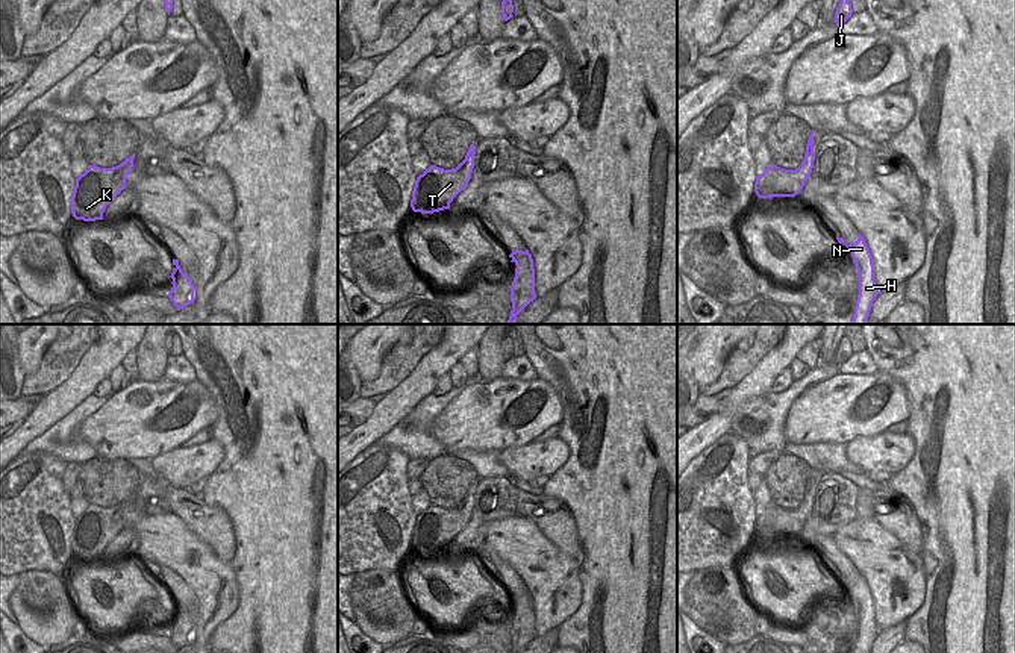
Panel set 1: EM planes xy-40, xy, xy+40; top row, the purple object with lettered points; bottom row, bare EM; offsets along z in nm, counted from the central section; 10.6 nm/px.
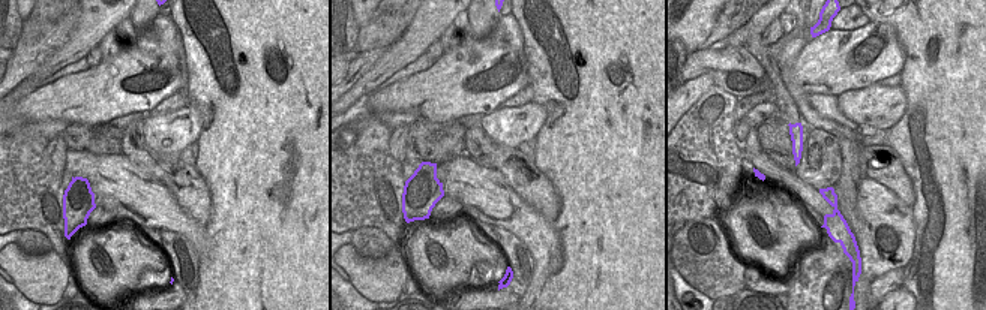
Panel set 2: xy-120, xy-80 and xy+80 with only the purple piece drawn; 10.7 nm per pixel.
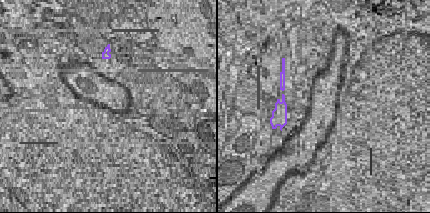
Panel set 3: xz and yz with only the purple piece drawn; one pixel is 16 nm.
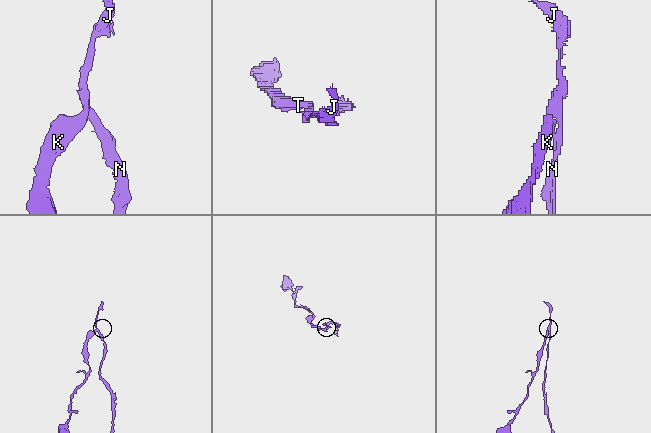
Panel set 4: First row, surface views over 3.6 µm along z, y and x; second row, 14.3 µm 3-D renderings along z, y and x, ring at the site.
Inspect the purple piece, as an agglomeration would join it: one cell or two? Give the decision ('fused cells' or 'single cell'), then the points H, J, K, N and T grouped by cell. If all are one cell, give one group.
fused cells; H J N / K T

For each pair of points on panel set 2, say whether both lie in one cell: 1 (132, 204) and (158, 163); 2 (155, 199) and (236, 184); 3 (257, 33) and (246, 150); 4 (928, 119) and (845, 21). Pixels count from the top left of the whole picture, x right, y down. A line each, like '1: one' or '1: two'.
1: two
2: two
3: one
4: two

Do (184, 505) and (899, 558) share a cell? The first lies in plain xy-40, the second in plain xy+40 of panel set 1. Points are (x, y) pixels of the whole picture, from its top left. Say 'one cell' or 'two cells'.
two cells

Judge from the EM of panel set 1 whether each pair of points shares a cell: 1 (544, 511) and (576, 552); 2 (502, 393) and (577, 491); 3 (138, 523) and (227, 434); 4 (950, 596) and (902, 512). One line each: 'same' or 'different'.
1: same
2: different
3: different
4: different

